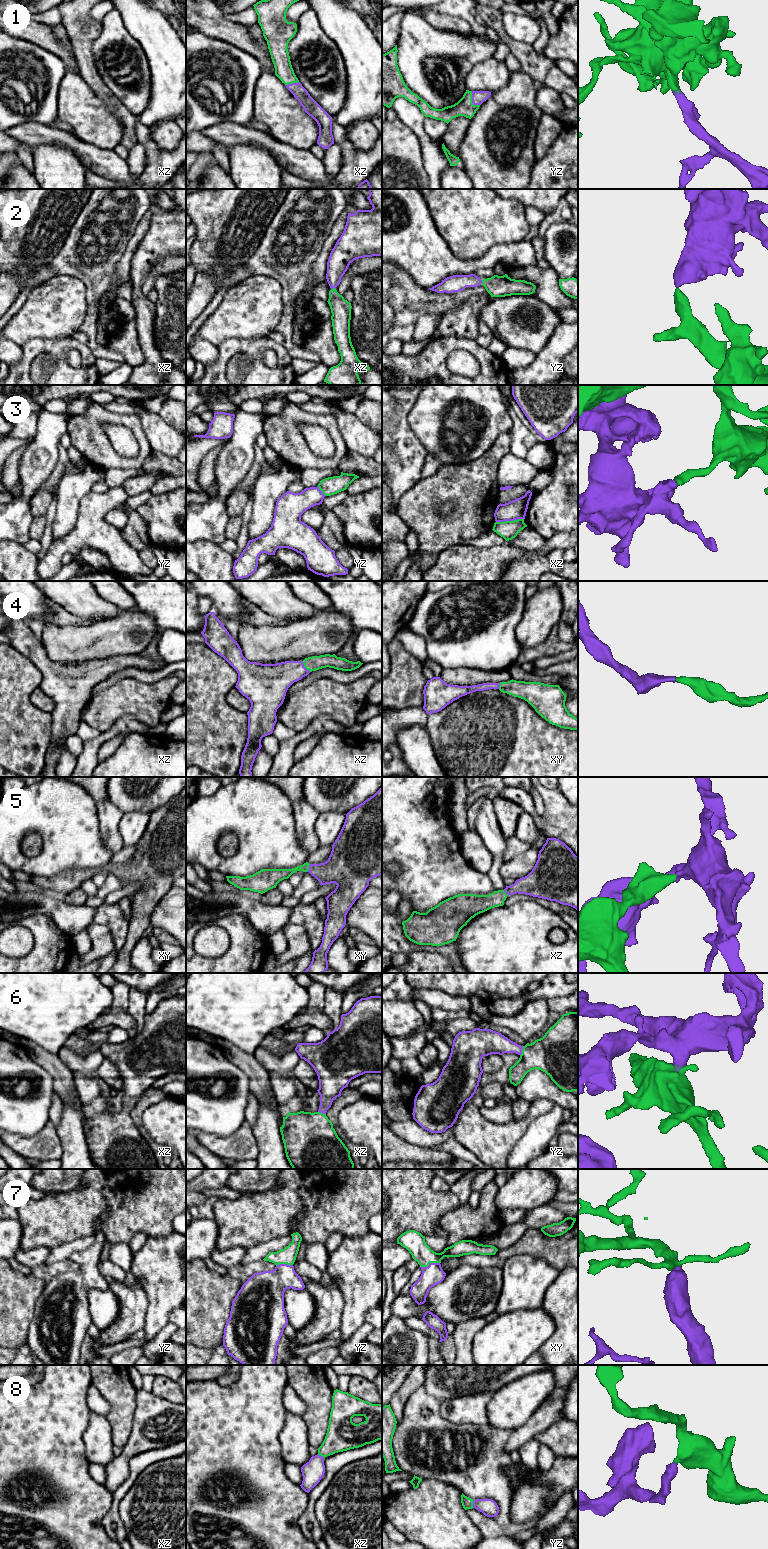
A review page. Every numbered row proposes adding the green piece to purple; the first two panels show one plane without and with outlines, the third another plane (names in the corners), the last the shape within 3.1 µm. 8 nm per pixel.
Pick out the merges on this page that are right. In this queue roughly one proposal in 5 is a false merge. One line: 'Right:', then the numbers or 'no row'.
Right: 1, 2, 4, 5, 6, 7, 8

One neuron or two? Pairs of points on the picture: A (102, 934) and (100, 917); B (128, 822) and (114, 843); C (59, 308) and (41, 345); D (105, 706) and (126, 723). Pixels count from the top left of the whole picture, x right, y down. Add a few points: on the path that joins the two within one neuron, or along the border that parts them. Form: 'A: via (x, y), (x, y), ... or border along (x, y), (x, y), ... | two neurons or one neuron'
A: border along (93, 922), (100, 923), (109, 930), (114, 945) | two neurons
B: border along (124, 814), (119, 823), (119, 835), (123, 845) | two neurons
C: border along (67, 337), (32, 338), (21, 345) | two neurons
D: border along (143, 723), (130, 715), (123, 715), (101, 732) | two neurons

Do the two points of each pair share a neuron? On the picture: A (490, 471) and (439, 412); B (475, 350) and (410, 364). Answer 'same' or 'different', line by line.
A: different
B: same

